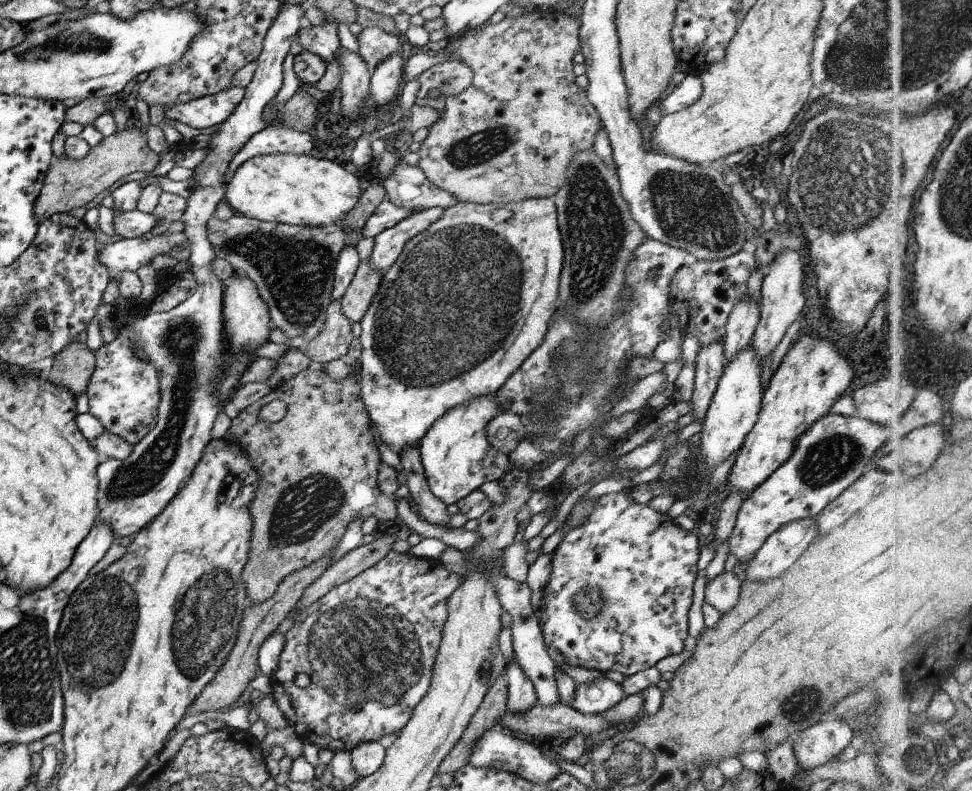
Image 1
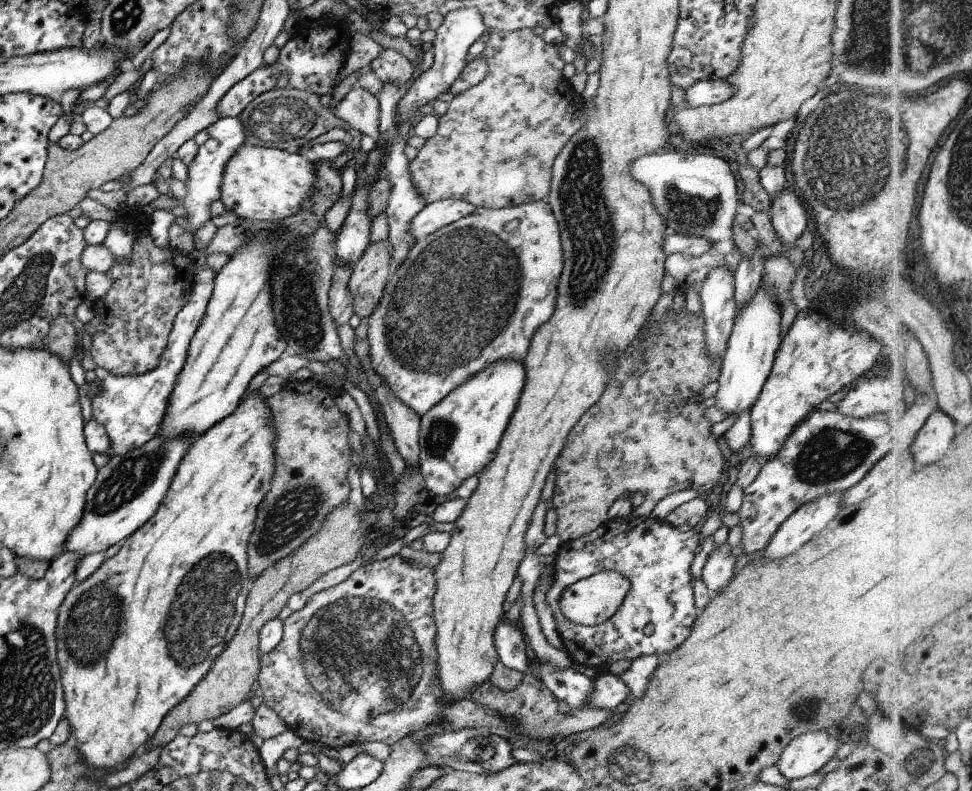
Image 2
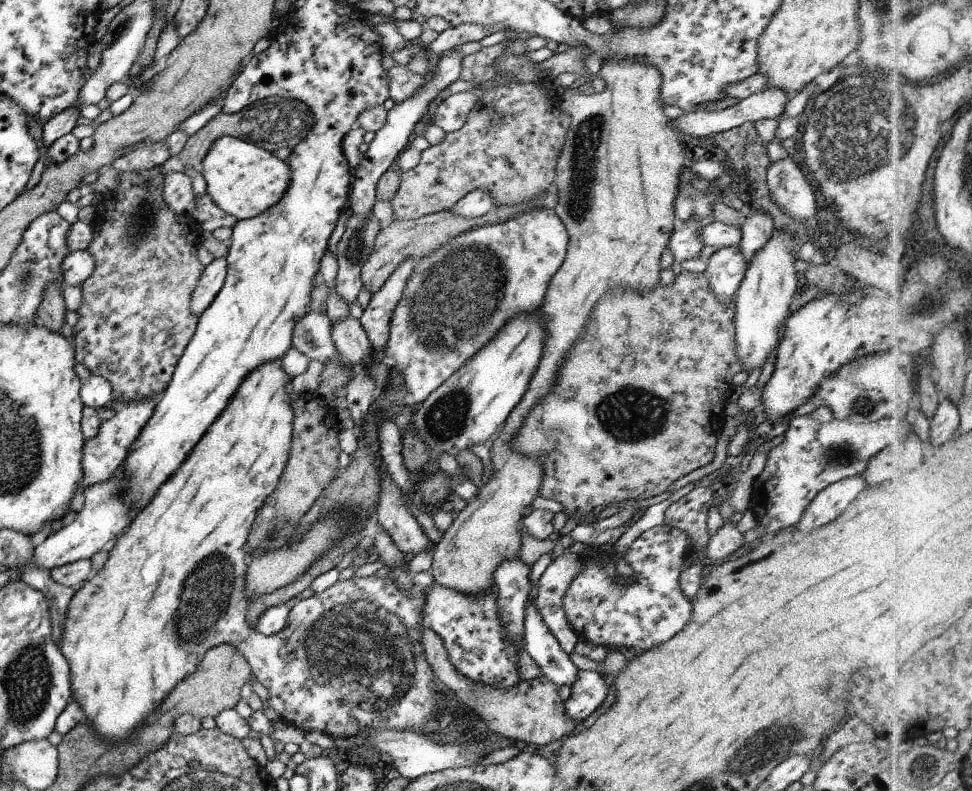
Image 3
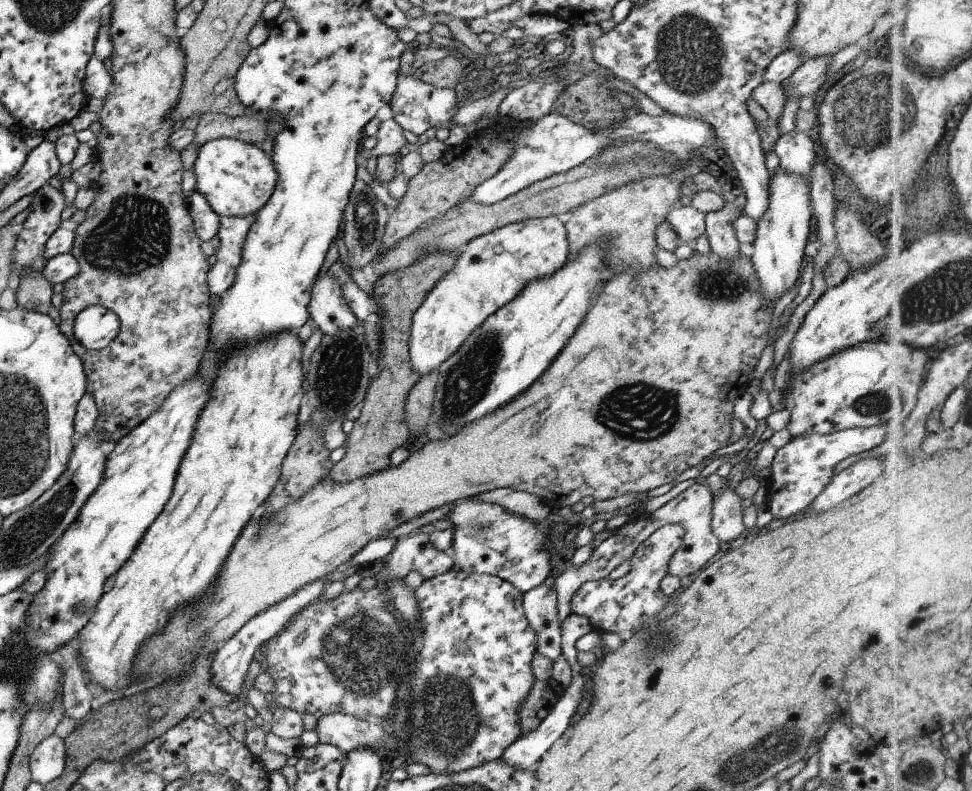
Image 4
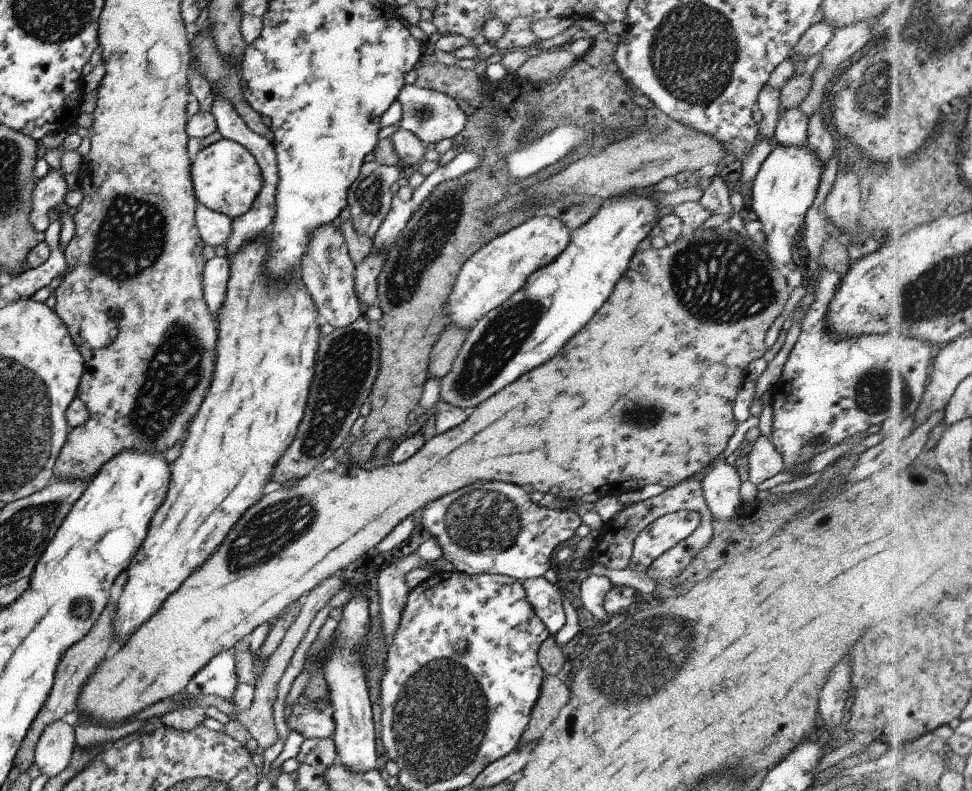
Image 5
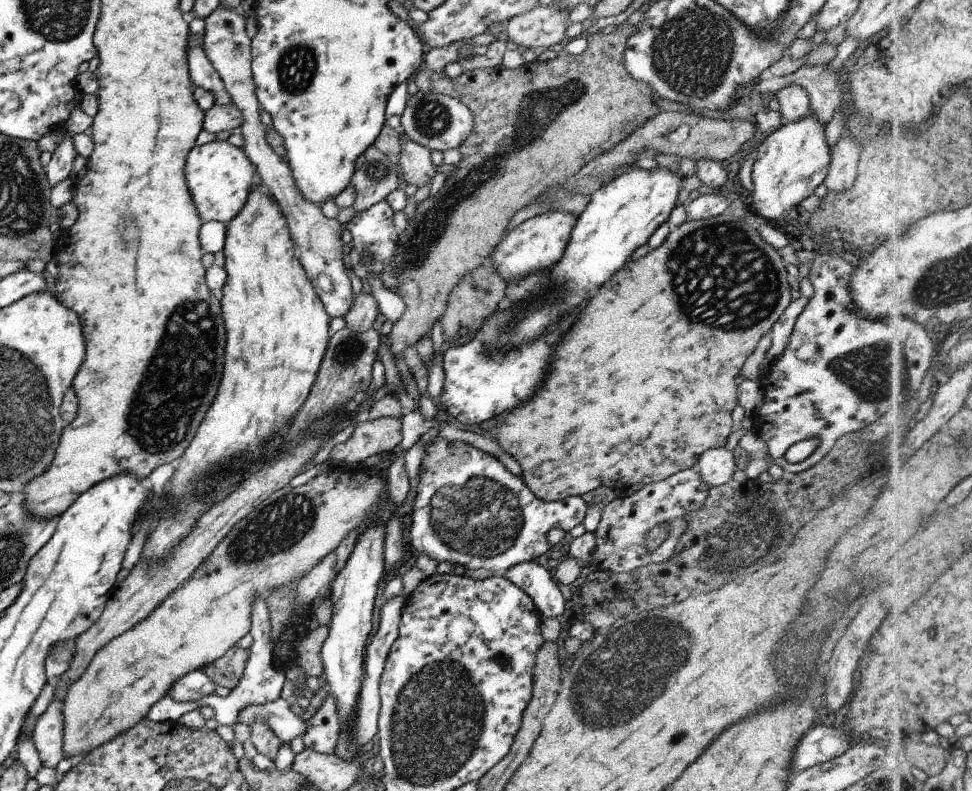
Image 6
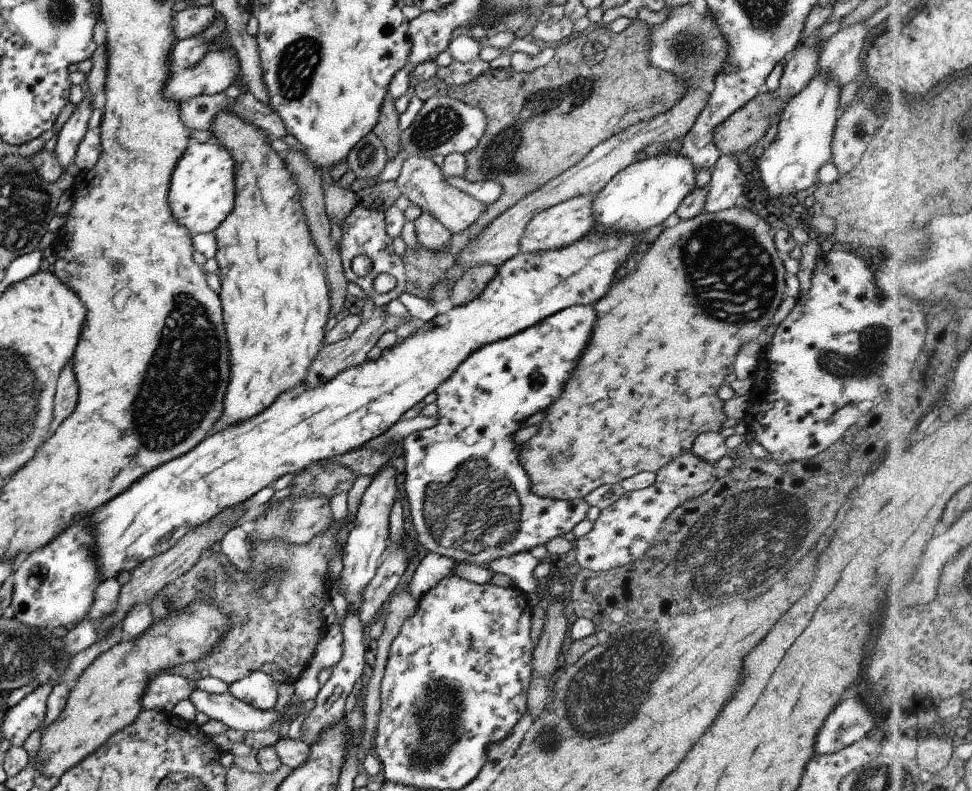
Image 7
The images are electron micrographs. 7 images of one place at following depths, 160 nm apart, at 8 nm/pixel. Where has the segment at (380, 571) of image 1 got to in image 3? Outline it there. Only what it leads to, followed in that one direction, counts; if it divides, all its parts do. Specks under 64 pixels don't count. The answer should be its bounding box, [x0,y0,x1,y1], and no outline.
[58,359,448,743]

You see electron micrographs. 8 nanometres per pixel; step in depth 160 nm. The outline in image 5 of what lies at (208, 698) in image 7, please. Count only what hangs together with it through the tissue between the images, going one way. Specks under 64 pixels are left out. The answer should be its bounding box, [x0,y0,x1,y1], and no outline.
[285,706,335,739]

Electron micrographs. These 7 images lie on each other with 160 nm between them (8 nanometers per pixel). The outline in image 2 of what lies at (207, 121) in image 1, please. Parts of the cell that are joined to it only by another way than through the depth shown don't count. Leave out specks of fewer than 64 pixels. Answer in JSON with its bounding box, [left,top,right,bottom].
[217,14,352,118]

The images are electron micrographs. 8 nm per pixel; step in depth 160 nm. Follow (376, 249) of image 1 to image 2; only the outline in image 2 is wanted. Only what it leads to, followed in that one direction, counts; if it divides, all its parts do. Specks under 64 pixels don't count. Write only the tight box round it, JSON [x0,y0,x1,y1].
[410,199,476,242]

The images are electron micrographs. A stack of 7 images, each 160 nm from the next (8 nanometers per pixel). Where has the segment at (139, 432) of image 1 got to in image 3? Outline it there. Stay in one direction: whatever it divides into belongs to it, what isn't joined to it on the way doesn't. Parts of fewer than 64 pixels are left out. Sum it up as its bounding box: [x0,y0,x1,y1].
[78,257,226,493]

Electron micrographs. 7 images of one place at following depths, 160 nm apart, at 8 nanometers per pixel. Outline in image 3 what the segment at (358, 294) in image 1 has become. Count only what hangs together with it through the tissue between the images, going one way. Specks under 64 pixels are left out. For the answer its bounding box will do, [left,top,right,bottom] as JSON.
[360,194,547,294]

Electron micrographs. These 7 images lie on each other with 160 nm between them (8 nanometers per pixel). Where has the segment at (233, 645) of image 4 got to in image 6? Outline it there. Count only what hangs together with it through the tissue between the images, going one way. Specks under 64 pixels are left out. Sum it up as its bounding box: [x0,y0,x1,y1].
[166,669,215,702]

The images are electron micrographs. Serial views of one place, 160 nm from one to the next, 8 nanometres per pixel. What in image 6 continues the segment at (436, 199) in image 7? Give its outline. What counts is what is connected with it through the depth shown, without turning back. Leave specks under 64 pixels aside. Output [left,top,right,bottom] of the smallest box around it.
[398,136,436,188]

